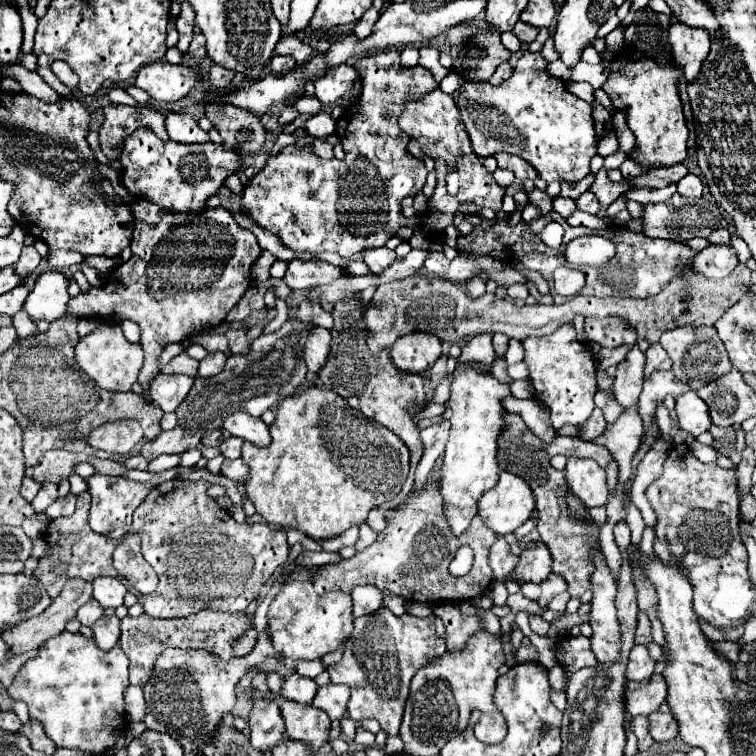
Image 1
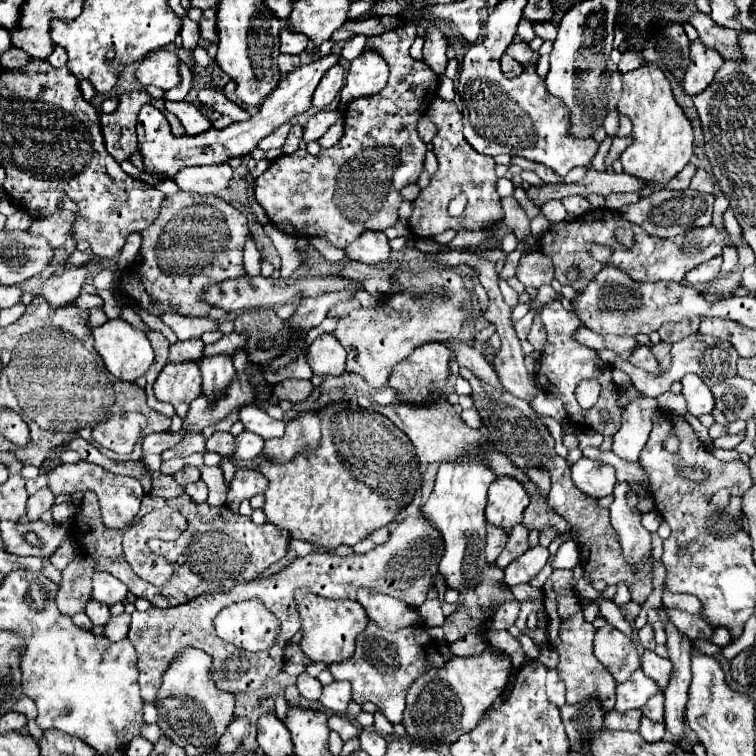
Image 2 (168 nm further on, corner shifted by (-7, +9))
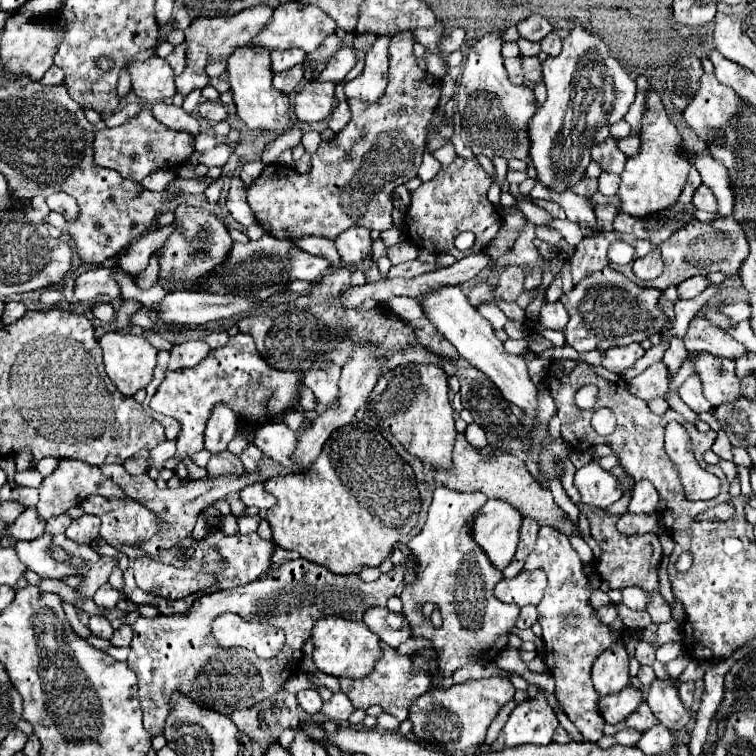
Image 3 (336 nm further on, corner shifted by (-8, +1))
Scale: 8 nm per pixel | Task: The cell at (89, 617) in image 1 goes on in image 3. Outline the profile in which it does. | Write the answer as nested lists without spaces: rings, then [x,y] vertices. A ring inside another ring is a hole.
[[[91,616],[87,626],[89,626],[89,630],[91,630],[95,636],[99,636],[99,638],[109,640],[109,638],[113,636],[113,624],[111,624],[107,618],[103,618],[103,616]]]

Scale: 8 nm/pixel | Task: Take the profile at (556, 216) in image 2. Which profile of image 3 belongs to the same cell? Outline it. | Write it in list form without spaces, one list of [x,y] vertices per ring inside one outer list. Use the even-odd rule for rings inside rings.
[[[521,202],[521,210],[525,212],[525,216],[529,218],[529,222],[537,224],[537,226],[551,226],[551,222],[555,220],[553,216],[547,214],[547,210],[535,206],[533,202]]]

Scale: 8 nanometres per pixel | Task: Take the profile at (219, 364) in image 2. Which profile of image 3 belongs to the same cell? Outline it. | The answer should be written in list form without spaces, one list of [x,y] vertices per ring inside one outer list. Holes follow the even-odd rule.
[[[215,404],[205,428],[205,448],[209,452],[215,454],[227,448],[227,444],[239,430],[237,418],[237,412],[233,412],[227,404]]]

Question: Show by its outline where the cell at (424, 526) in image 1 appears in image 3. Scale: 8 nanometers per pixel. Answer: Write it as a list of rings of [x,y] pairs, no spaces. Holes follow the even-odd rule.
[[[409,554],[407,556],[407,564],[397,564],[393,566],[391,572],[381,574],[375,582],[363,582],[357,574],[333,574],[327,568],[313,564],[309,560],[297,558],[297,560],[287,560],[285,564],[281,564],[279,568],[271,570],[269,574],[265,574],[263,578],[257,578],[251,584],[245,586],[237,586],[231,590],[217,590],[217,592],[209,592],[203,594],[201,598],[197,598],[193,602],[193,606],[183,612],[183,614],[173,614],[173,616],[155,616],[155,618],[137,618],[137,622],[131,626],[133,628],[133,640],[131,640],[131,652],[127,658],[129,668],[133,668],[133,672],[139,678],[139,702],[143,708],[143,726],[145,730],[155,736],[163,732],[165,726],[165,718],[169,714],[169,698],[175,690],[183,690],[185,694],[189,694],[193,700],[199,700],[203,706],[213,708],[215,712],[221,714],[231,714],[233,710],[239,708],[249,708],[265,698],[271,698],[283,684],[287,678],[291,678],[297,670],[299,670],[299,660],[301,660],[301,646],[303,642],[311,636],[311,628],[313,622],[319,620],[321,616],[341,616],[347,620],[361,620],[363,612],[371,606],[387,606],[387,600],[391,596],[395,596],[399,584],[405,580],[405,572],[417,570],[417,562],[415,558]],[[223,612],[237,612],[243,616],[263,616],[269,624],[281,628],[287,636],[283,650],[269,660],[261,660],[255,656],[239,656],[237,652],[231,650],[223,650],[211,634],[211,620],[217,618]]]

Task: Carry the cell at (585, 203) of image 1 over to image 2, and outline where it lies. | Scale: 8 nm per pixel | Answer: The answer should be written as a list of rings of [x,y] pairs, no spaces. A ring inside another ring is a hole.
[[[566,196],[560,200],[564,204],[564,208],[570,212],[570,214],[576,214],[576,216],[582,216],[590,210],[590,204],[584,196]]]

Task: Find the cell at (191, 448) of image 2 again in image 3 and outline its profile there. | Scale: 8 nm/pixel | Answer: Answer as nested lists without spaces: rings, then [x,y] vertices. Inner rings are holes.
[[[249,334],[231,336],[223,348],[213,350],[201,364],[185,370],[171,372],[167,370],[165,380],[157,388],[155,396],[151,398],[151,410],[159,414],[167,414],[181,424],[181,432],[177,436],[177,458],[189,458],[201,452],[203,446],[203,430],[209,418],[211,408],[217,402],[229,404],[237,414],[249,424],[251,428],[257,424],[265,424],[285,412],[293,398],[299,396],[299,376],[297,372],[281,372],[265,364],[265,360],[255,350],[253,338]]]

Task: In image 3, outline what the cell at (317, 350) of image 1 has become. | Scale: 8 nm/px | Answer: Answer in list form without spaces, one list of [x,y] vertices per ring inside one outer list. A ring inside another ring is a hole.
[[[325,362],[321,364],[321,368],[313,368],[305,372],[303,384],[313,390],[317,402],[329,406],[337,400],[339,376],[341,376],[341,366],[337,366],[335,362]]]

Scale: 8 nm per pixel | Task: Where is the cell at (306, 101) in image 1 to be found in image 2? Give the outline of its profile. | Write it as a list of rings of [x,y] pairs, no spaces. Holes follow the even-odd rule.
[[[328,54],[324,58],[318,58],[306,66],[298,66],[296,70],[292,70],[288,76],[282,78],[282,82],[278,84],[276,92],[272,92],[272,96],[262,104],[262,108],[258,110],[258,114],[250,116],[244,122],[234,122],[224,130],[216,130],[210,128],[202,134],[196,136],[184,136],[184,138],[176,138],[170,132],[168,120],[162,116],[160,110],[156,110],[154,106],[144,106],[140,110],[138,116],[138,142],[140,142],[140,152],[144,156],[144,170],[148,174],[168,174],[168,178],[174,178],[174,174],[186,166],[202,166],[202,164],[222,164],[228,162],[230,158],[236,156],[244,156],[250,154],[256,144],[272,134],[276,128],[280,128],[284,122],[292,120],[294,116],[306,112],[312,106],[312,92],[316,90],[320,78],[324,76],[324,72],[332,66],[338,64],[338,56],[336,54]]]

